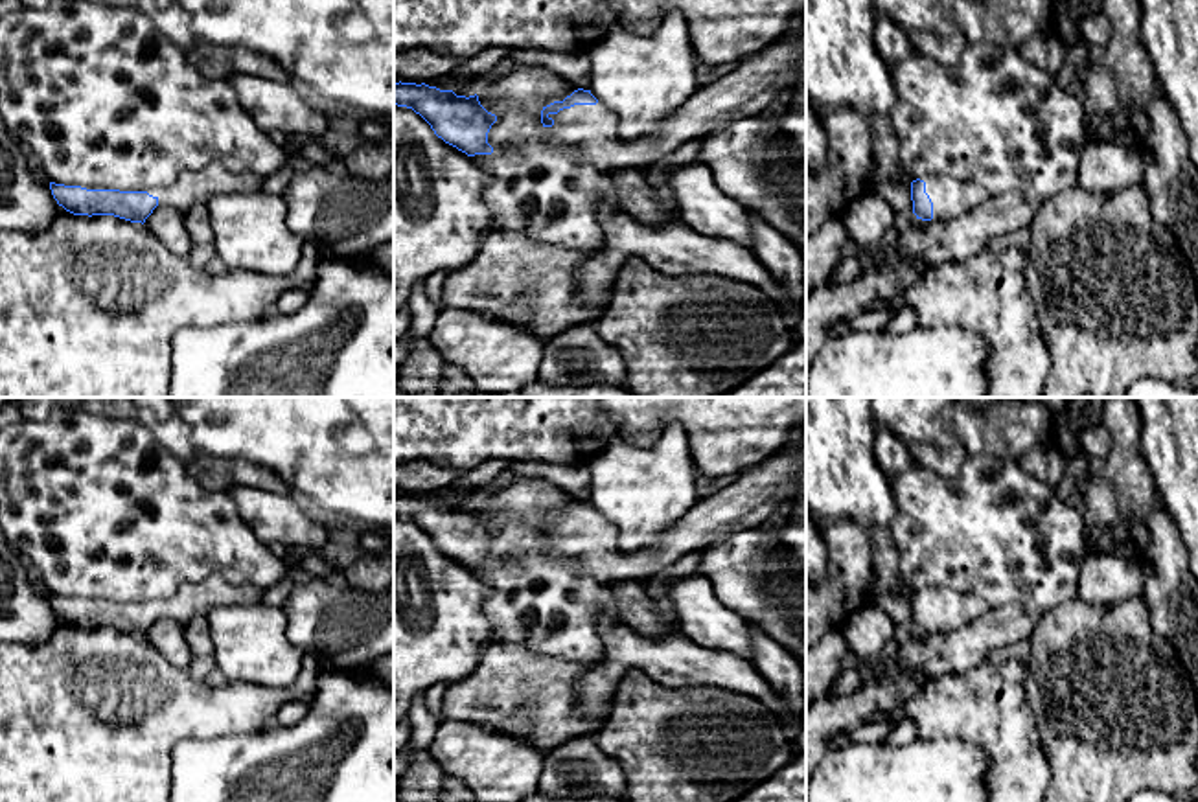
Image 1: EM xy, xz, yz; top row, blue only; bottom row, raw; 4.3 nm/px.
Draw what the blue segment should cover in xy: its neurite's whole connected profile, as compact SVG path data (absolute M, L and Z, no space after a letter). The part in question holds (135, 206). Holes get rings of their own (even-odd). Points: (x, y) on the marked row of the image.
M212 162L199 171L186 171L169 188L149 191L86 189L50 182L59 206L74 215L114 215L131 223L145 223L160 204L188 212L195 202L208 200L217 193L256 193L263 180L248 173L234 173Z

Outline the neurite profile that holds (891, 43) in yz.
M880 11L874 15L874 48L889 66L905 66L918 55L907 31Z

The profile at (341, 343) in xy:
M324 256L309 300L293 315L267 315L258 320L219 324L215 327L184 327L171 338L169 397L394 397L394 280L375 265L353 258Z

